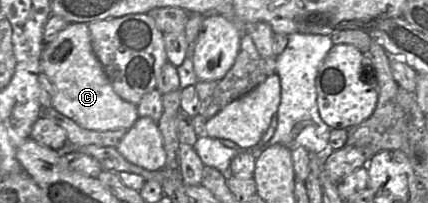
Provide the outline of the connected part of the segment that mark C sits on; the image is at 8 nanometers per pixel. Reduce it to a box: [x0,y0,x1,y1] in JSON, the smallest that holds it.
[41,23,139,131]

